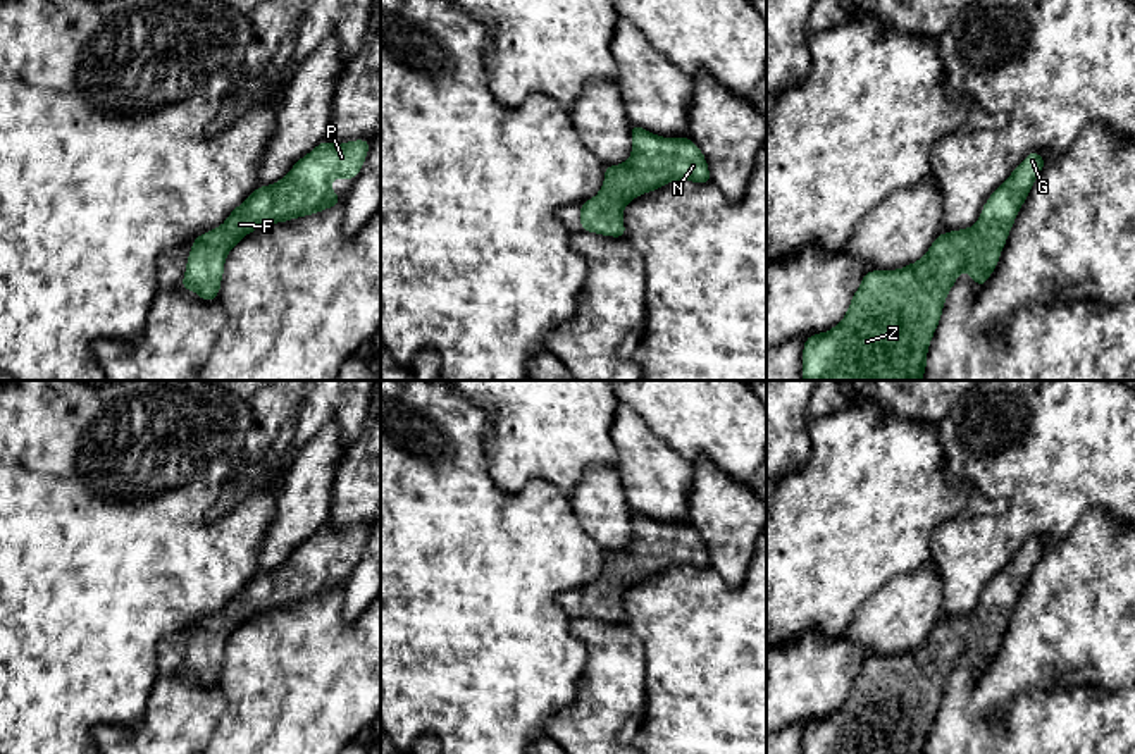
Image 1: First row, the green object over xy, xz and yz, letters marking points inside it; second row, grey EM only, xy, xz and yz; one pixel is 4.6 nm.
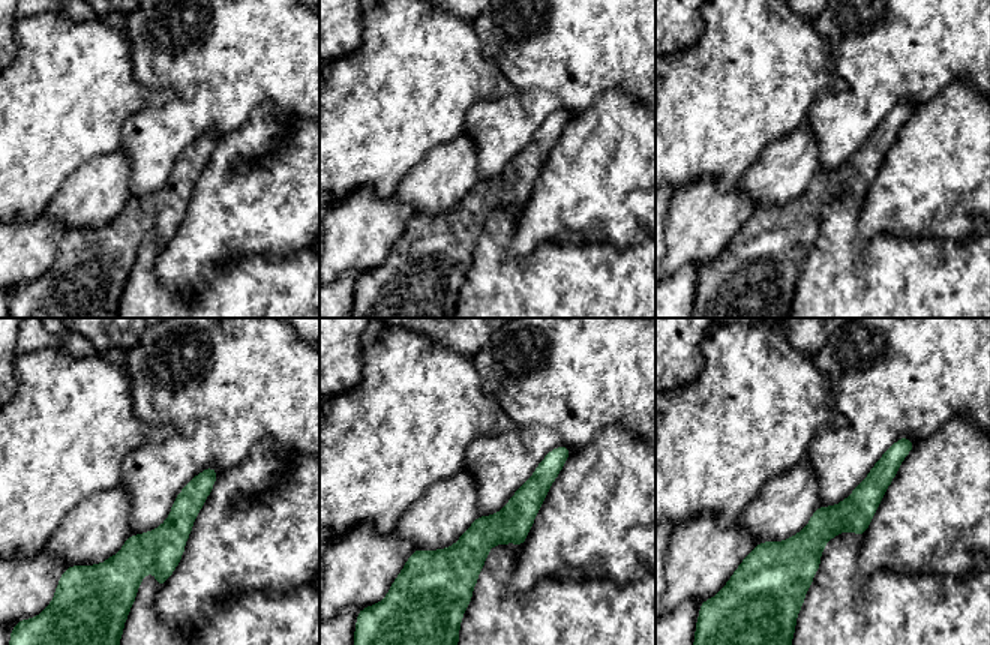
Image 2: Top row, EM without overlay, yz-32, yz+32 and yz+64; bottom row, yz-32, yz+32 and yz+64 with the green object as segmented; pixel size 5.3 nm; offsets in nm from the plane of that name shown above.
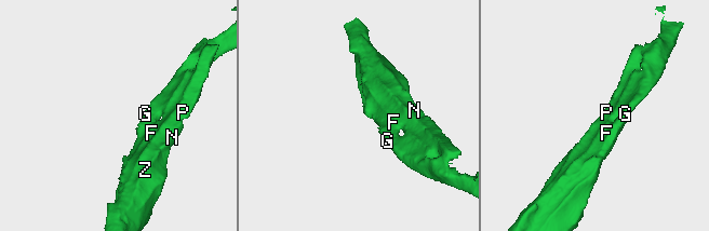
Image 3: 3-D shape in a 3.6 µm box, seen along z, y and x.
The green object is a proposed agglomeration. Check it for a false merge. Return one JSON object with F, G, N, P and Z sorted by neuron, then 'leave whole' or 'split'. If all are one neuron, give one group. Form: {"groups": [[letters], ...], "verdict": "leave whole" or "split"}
{"groups": [["F", "G", "N", "P", "Z"]], "verdict": "leave whole"}

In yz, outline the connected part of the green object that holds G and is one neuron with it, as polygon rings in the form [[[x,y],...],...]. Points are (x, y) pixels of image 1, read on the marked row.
[[[1030,151],[983,203],[973,227],[939,234],[918,262],[902,269],[868,270],[853,294],[846,317],[830,331],[804,339],[803,380],[921,380],[928,344],[951,287],[963,270],[978,286],[987,284],[1016,215],[1044,165],[1044,157]]]

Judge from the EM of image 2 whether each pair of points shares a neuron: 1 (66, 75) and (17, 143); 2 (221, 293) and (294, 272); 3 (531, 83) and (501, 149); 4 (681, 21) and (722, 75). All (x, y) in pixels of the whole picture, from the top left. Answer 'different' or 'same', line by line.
1: same
2: same
3: same
4: different

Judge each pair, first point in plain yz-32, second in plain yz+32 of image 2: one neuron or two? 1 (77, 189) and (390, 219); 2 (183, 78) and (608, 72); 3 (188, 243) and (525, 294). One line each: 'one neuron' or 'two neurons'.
1: two neurons
2: one neuron
3: two neurons

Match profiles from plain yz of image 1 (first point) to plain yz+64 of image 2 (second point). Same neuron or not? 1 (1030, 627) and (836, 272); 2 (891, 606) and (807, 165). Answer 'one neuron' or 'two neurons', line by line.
1: two neurons
2: one neuron

